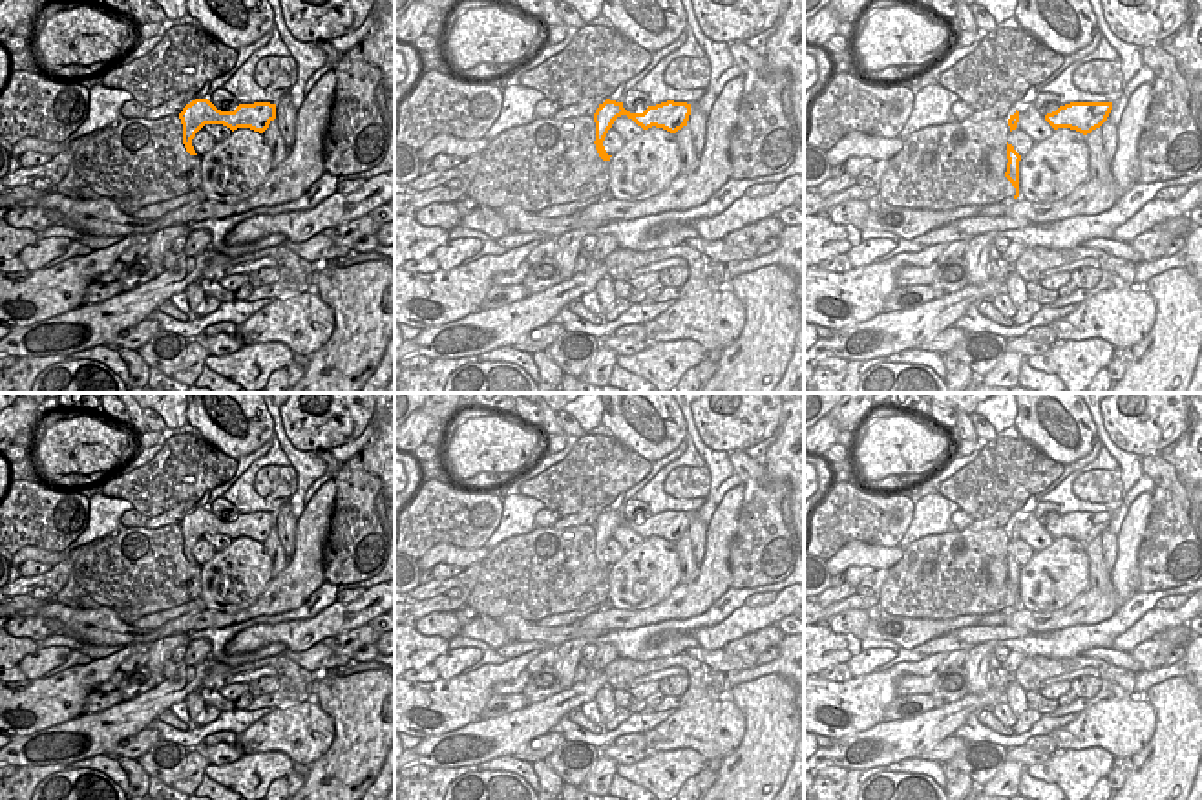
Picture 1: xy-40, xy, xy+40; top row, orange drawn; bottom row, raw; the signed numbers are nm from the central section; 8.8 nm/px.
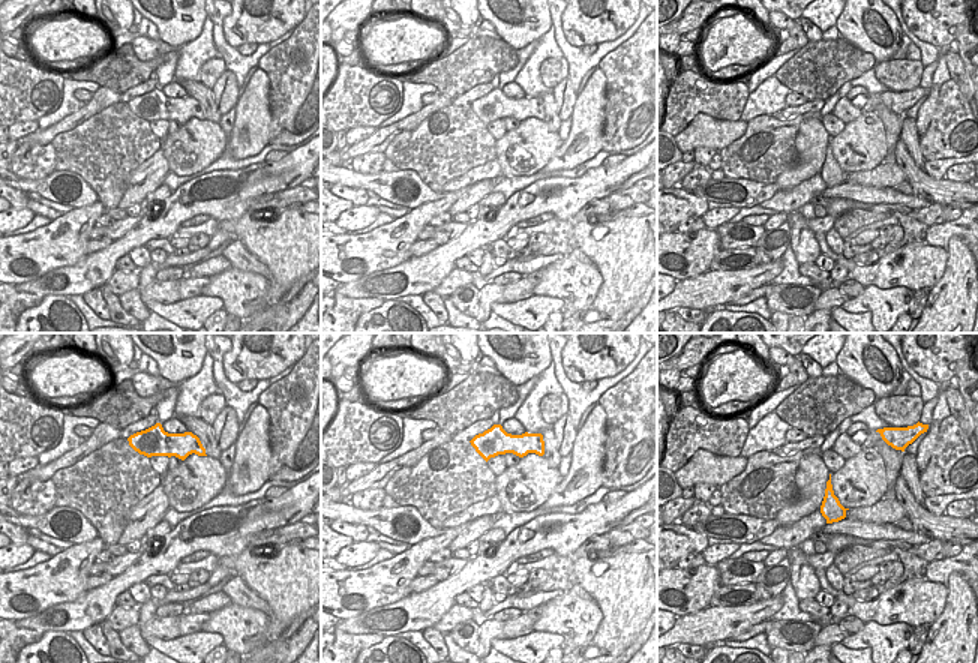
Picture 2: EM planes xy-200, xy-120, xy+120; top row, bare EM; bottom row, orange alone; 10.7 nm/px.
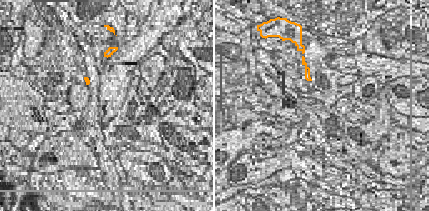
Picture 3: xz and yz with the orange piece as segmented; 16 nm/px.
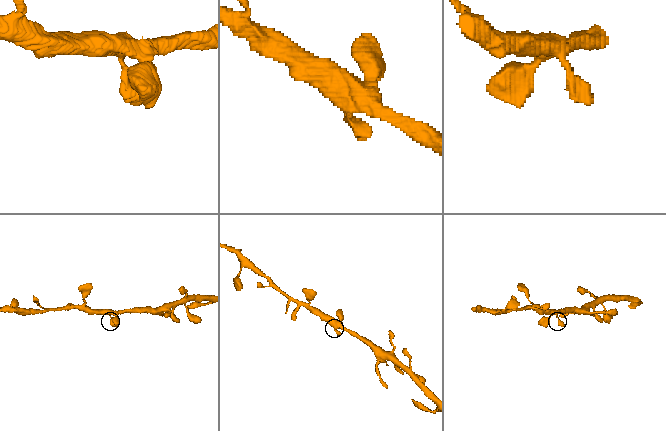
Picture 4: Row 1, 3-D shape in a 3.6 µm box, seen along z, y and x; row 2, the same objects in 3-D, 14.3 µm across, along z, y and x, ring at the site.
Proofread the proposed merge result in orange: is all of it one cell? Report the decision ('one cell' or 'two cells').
one cell

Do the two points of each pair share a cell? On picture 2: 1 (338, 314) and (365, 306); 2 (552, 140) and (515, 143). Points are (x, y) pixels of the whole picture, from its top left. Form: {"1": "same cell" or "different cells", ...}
{"1": "same cell", "2": "same cell"}

